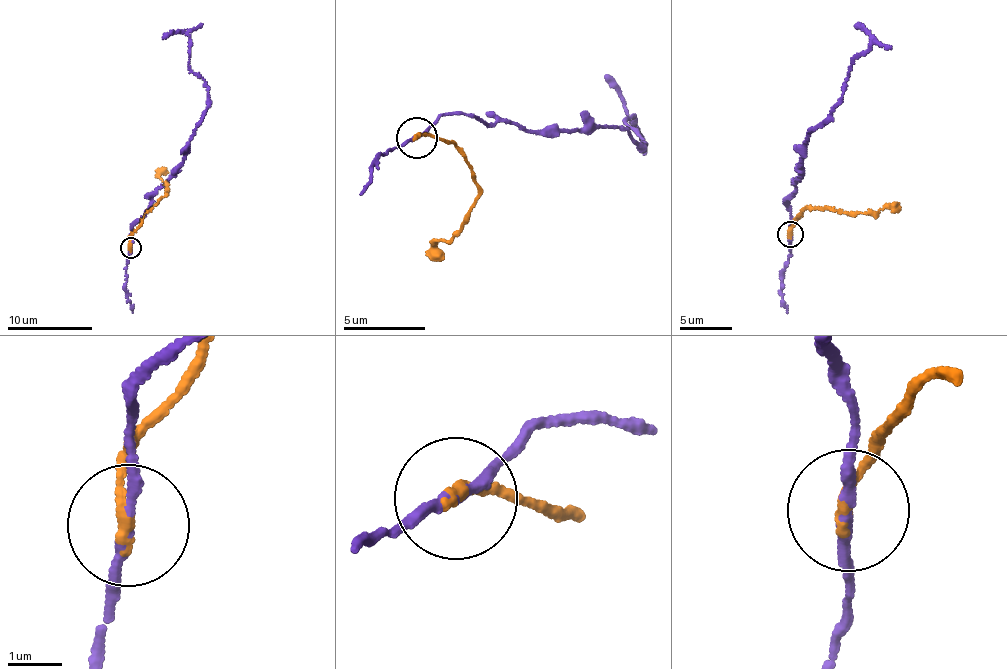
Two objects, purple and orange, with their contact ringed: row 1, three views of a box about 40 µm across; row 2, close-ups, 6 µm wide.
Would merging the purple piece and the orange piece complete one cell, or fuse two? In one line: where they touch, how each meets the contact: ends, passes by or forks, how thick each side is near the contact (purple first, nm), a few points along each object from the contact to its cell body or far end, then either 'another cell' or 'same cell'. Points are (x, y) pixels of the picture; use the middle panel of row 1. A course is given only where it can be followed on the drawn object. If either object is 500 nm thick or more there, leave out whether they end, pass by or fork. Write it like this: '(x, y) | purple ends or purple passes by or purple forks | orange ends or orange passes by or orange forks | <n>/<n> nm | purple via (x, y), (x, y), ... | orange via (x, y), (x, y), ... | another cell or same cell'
(417, 137) | purple passes by | orange ends | 160/220 nm | purple via (418, 138), (440, 117), (462, 110), (534, 133), (616, 124), (642, 144), (604, 75) | orange via (418, 138), (426, 130), (460, 148), (479, 187), (470, 220), (446, 242), (435, 246), (442, 262) | another cell

